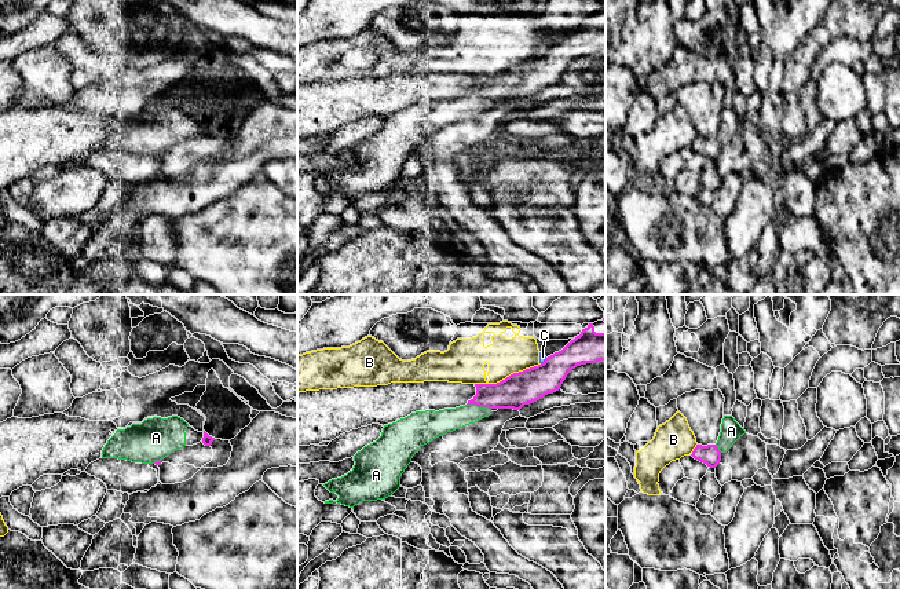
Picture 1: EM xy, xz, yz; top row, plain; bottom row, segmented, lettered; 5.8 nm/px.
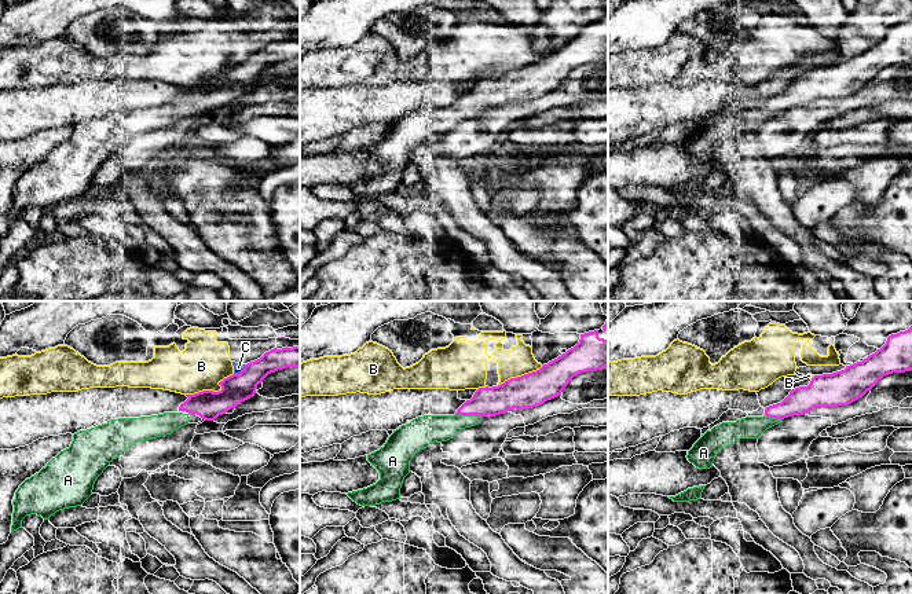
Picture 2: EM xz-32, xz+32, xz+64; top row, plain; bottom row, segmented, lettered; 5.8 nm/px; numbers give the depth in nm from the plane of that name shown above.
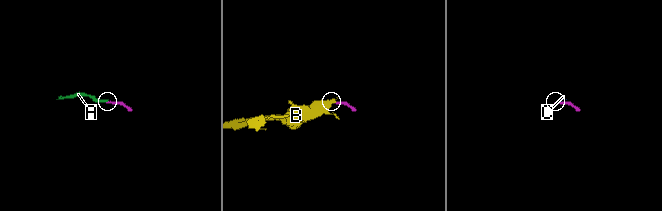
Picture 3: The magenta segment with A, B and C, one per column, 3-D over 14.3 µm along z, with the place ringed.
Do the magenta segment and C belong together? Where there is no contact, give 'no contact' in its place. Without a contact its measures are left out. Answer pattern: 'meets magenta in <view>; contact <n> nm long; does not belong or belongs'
meets magenta in xz; contact 50 nm long; does not belong

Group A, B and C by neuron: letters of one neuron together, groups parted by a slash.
A / B C

